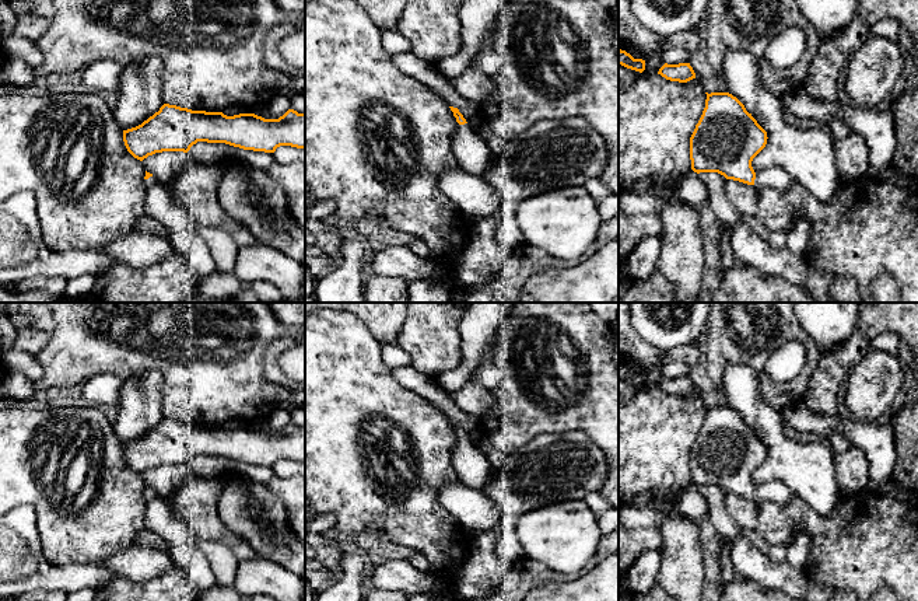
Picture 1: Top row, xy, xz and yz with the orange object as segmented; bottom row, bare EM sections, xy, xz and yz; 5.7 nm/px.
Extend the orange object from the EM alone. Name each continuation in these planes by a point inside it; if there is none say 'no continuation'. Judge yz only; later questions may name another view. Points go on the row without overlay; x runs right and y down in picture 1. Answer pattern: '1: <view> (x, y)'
1: yz (774, 491)

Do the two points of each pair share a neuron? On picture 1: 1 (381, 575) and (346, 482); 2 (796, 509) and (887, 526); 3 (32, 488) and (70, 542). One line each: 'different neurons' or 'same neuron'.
1: different neurons
2: same neuron
3: same neuron

